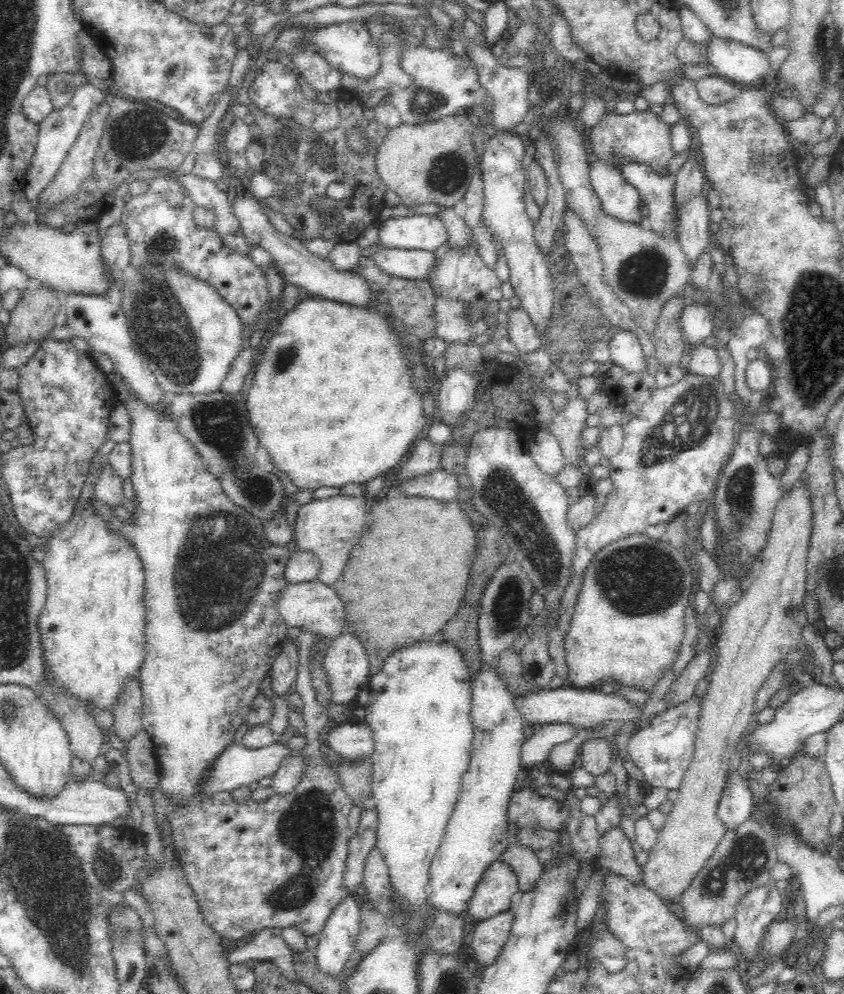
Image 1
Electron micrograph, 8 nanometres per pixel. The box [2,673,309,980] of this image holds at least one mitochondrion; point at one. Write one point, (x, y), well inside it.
(55, 880)

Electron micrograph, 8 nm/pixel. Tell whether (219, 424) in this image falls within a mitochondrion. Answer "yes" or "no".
yes

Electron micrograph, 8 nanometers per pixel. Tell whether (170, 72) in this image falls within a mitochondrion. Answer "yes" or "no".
yes

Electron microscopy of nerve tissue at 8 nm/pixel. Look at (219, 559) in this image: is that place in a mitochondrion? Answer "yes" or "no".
yes

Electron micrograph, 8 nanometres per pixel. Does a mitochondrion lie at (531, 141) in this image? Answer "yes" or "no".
no

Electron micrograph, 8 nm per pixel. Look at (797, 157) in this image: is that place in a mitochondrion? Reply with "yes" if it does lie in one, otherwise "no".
no

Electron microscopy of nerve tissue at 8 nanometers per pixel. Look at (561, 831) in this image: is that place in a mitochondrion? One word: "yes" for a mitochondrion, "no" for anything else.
no

